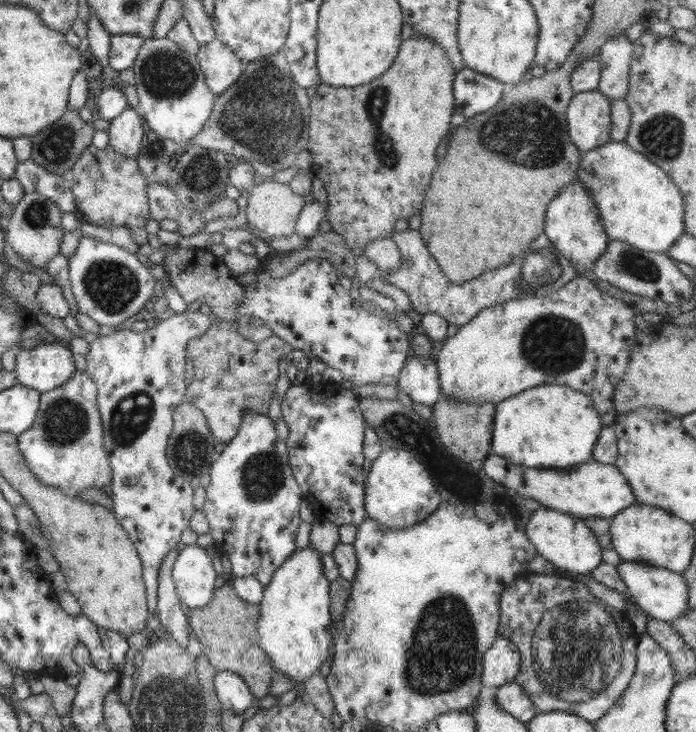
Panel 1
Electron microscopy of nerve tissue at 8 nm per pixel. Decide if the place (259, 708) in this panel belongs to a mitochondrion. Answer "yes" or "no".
no

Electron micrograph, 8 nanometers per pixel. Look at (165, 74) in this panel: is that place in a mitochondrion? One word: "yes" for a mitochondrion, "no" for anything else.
yes

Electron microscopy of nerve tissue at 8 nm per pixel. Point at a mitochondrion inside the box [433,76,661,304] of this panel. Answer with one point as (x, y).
(540, 130)

